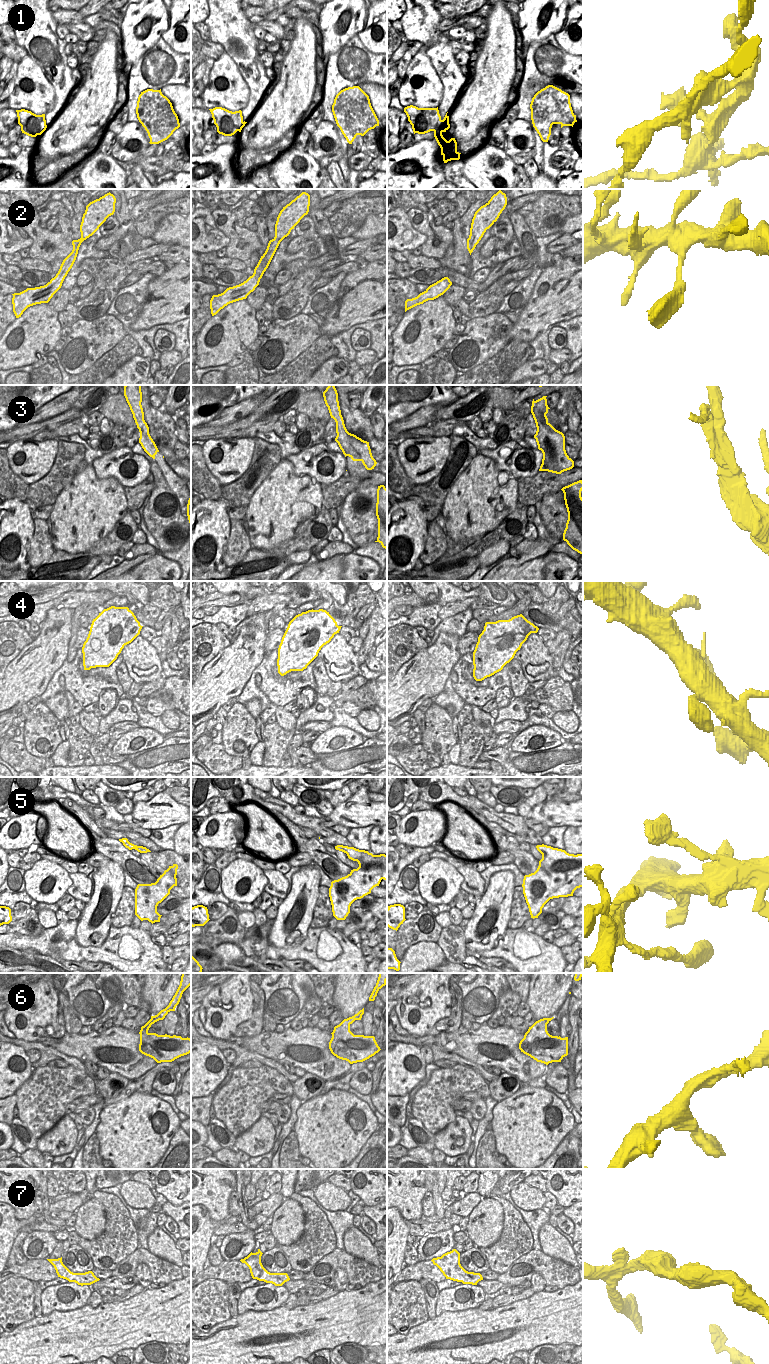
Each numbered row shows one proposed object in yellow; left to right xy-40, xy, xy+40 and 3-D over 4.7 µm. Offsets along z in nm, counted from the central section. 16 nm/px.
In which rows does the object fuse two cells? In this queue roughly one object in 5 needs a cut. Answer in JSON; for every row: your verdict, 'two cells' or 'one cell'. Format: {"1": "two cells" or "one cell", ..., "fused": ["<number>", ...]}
{"1": "two cells", "2": "one cell", "3": "two cells", "4": "one cell", "5": "one cell", "6": "one cell", "7": "one cell", "fused": ["1", "3"]}

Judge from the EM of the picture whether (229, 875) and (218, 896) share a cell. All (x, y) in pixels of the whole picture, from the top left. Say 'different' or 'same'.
different

